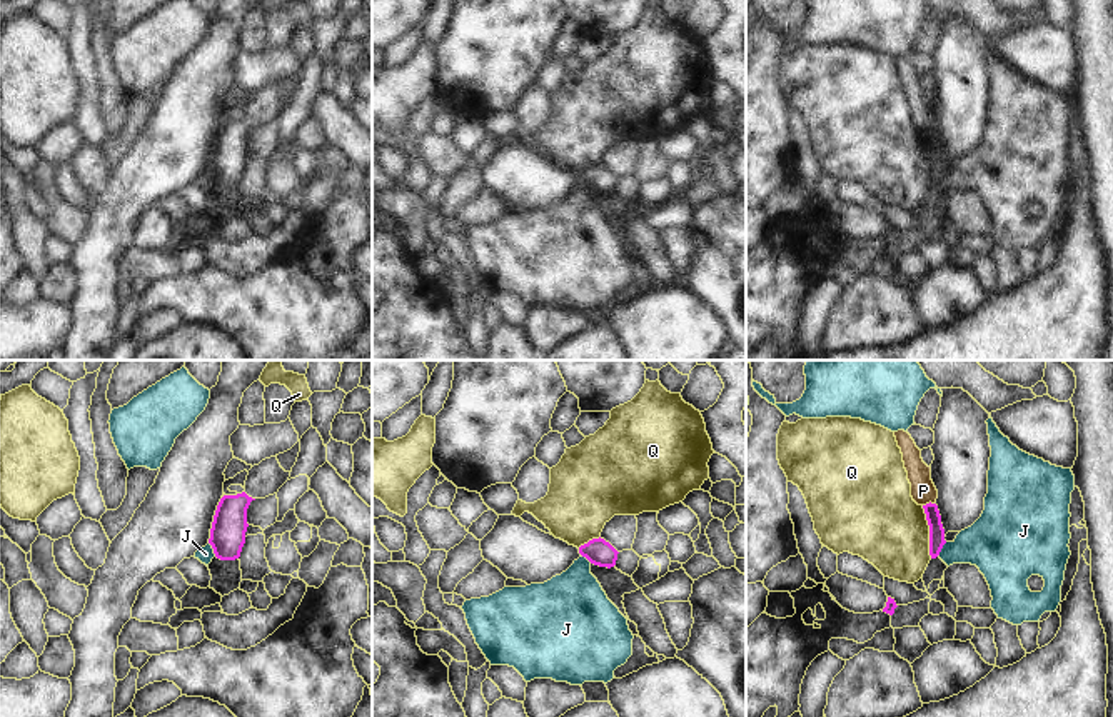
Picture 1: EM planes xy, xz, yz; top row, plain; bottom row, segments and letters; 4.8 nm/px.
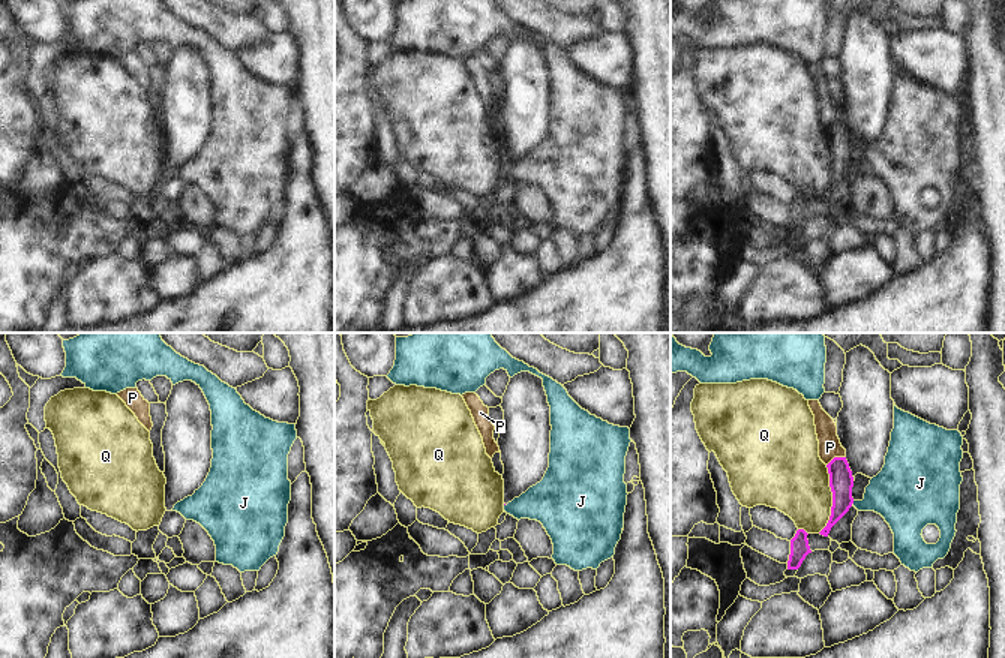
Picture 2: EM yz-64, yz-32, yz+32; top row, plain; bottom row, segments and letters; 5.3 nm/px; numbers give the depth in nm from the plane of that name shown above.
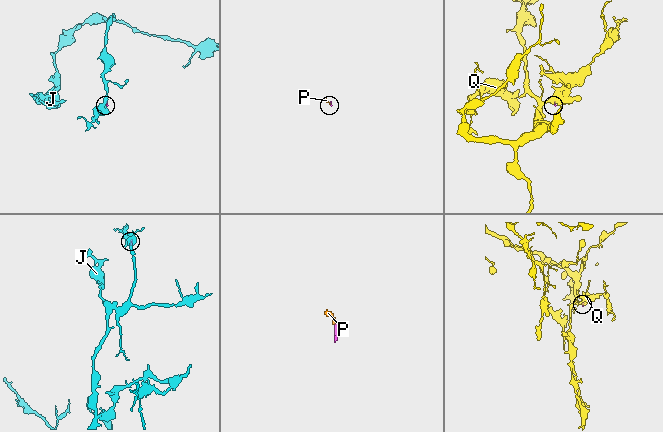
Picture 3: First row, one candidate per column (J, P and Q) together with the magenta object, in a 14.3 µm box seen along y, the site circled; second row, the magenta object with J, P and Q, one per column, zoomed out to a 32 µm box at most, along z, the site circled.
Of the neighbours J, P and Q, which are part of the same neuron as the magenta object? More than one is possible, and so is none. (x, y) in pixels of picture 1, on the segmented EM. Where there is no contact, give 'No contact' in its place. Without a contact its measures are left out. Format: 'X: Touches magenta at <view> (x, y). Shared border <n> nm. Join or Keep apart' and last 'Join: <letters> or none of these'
J: Touches magenta at yz (941, 547). Shared border 90 nm. Keep apart
P: Touches magenta at yz (930, 502). Shared border 60 nm. Keep apart
Q: Touches magenta at yz (930, 532). Shared border 260 nm. Keep apart
Join: none of these

